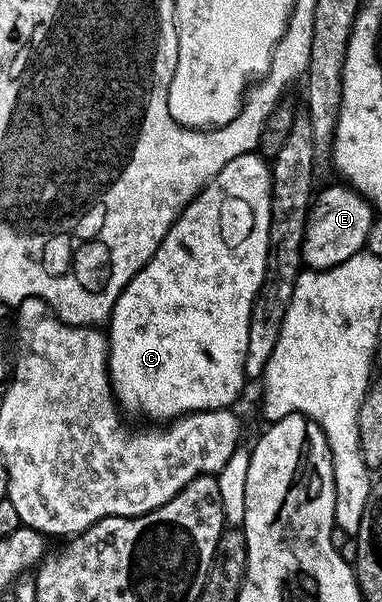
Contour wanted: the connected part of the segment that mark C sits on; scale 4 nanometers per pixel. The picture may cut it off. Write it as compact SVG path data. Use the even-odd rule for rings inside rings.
M259 152L243 153L238 159L230 159L222 171L211 181L184 210L181 211L170 231L162 239L158 251L130 279L130 283L118 295L112 308L112 315L106 322L108 339L108 381L112 384L112 393L116 403L125 414L137 413L140 417L149 417L152 423L171 423L186 413L201 413L203 409L227 409L235 406L236 396L244 389L246 378L246 339L250 327L250 311L256 298L258 287L266 271L268 254L268 236L270 235L270 203L272 202L272 171L269 162Z

